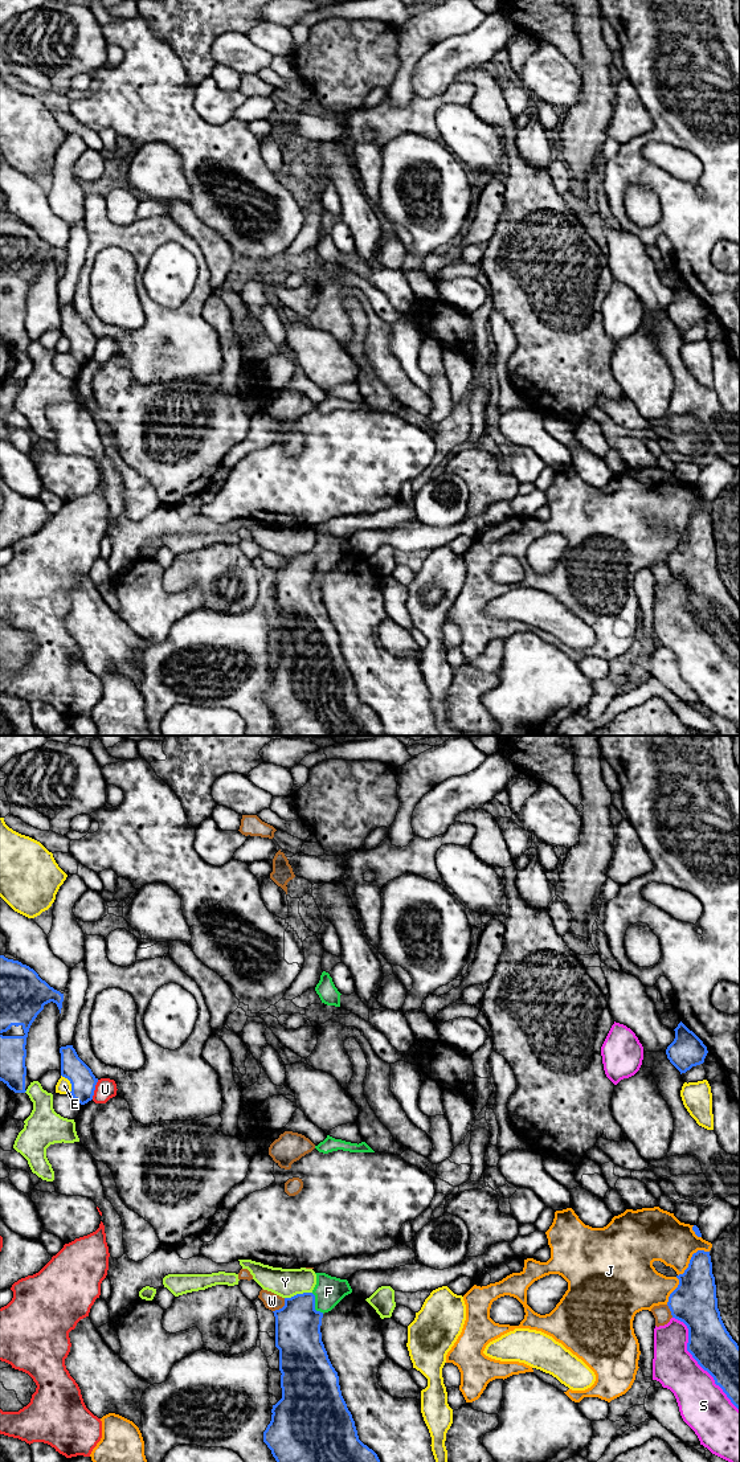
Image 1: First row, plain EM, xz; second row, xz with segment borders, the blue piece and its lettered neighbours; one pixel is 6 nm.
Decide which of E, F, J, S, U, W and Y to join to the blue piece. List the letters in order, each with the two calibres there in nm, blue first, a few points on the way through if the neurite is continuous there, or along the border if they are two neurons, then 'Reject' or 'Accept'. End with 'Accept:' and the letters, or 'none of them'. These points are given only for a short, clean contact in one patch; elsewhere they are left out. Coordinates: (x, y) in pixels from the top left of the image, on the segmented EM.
E: Thickness 150 nm (blue) against 90 nm. Reject
F: Thickness 280 nm (blue) against 180 nm. Path across: xz (298, 1338), (298, 1322), (314, 1305), (328, 1291). Accept
J: Thickness 280 nm (blue) against 280 nm. Reject
S: Thickness 280 nm (blue) against 280 nm. Reject
U: Thickness 150 nm (blue) against 130 nm. Reject
W: Thickness 280 nm (blue) against 100 nm. Reject
Y: Thickness 280 nm (blue) against 180 nm. Reject
Accept: F

